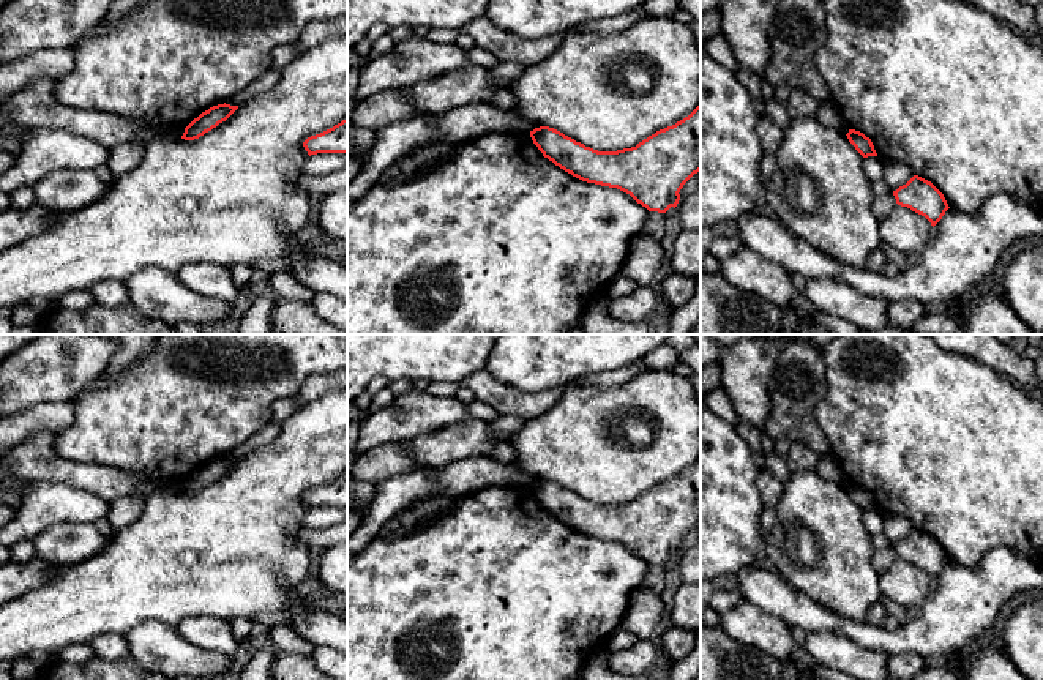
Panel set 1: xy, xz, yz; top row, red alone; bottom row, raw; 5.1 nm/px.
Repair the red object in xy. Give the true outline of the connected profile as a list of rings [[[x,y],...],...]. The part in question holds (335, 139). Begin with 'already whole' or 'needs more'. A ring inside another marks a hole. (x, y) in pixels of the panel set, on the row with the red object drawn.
already whole; [[[347,118],[320,134],[308,137],[303,147],[309,156],[317,153],[347,153]]]

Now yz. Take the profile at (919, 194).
already whole; [[[914,175],[893,191],[896,204],[925,216],[934,227],[950,208],[944,194],[928,180]]]

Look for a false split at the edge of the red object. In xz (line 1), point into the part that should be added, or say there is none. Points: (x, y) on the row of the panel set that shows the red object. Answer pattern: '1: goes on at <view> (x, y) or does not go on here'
1: does not go on here

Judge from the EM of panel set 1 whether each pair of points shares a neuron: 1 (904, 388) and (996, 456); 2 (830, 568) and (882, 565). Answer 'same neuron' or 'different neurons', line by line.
1: same neuron
2: different neurons

